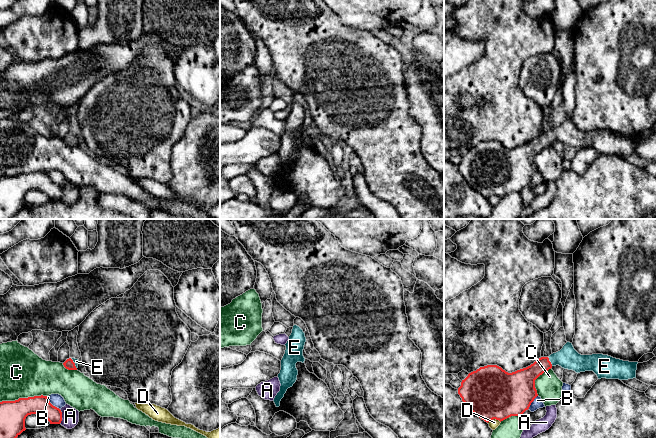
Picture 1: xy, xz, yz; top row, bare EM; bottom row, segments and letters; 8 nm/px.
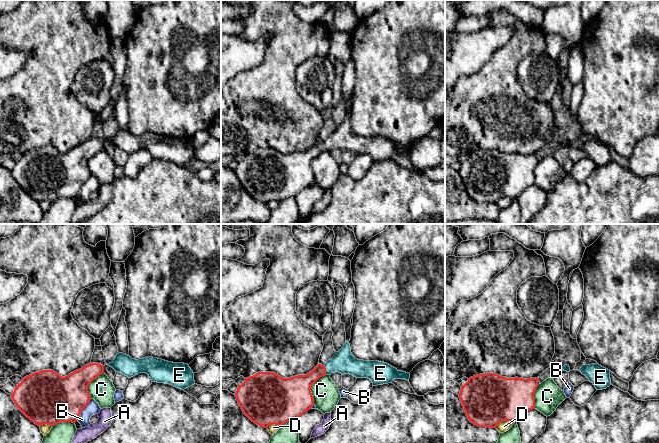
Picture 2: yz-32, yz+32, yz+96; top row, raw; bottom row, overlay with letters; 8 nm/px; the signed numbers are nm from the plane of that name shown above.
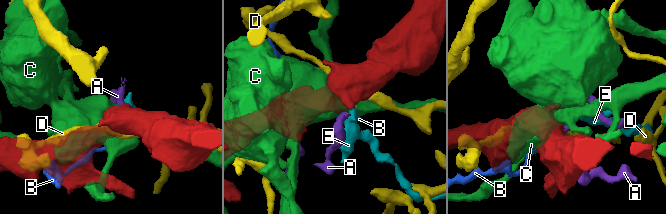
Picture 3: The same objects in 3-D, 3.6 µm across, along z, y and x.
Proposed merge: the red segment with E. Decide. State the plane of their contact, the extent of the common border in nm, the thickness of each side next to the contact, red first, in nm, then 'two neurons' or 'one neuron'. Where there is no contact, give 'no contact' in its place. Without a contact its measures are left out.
contact in yz; length 70 nm; calibres 180 and 180 nm; one neuron

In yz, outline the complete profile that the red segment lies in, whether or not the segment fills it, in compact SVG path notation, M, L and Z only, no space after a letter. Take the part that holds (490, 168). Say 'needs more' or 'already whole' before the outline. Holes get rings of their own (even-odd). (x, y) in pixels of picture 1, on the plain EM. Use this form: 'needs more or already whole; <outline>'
needs more; M567 118L560 127L549 133L541 133L530 142L512 149L506 148L497 141L480 143L462 156L458 170L468 184L485 198L488 199L493 195L501 198L511 192L520 193L529 185L538 172L535 156L553 142L559 141L576 149L593 147L598 155L628 156L636 154L637 140L638 138L623 137L603 130L581 131L574 125L572 119Z

